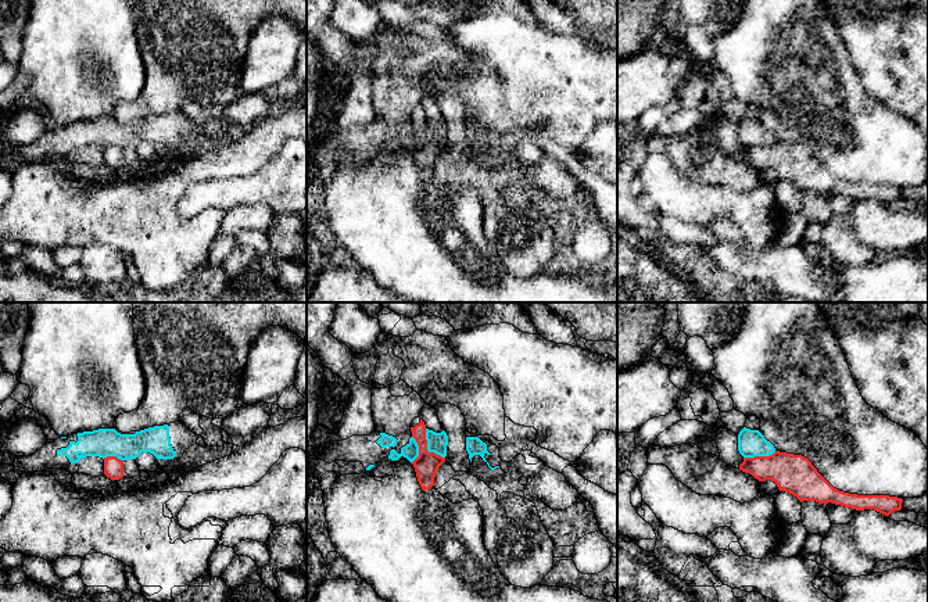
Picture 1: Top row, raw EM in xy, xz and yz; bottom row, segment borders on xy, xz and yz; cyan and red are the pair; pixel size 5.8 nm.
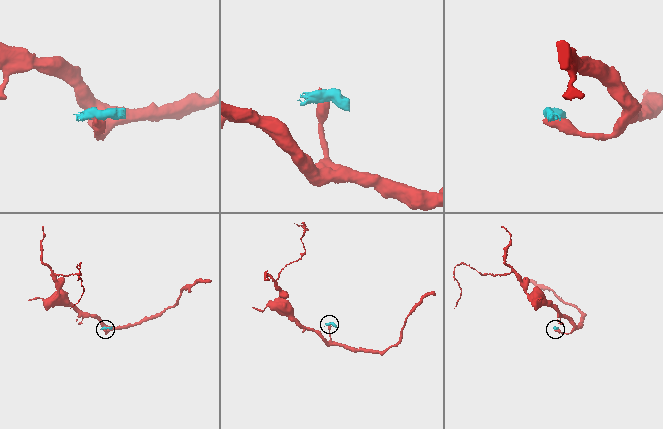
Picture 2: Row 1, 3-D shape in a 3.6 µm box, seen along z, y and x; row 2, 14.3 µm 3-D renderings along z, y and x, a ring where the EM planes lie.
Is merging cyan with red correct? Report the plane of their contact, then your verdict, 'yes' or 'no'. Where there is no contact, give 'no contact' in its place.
xz | no

